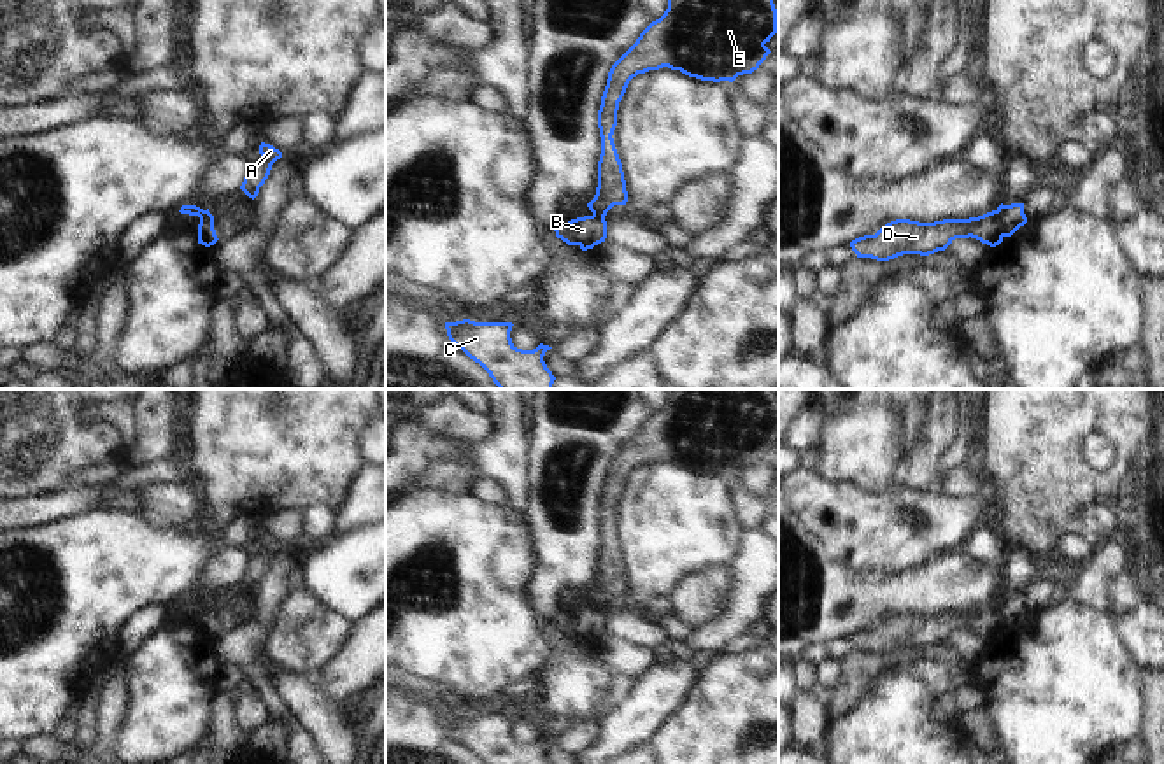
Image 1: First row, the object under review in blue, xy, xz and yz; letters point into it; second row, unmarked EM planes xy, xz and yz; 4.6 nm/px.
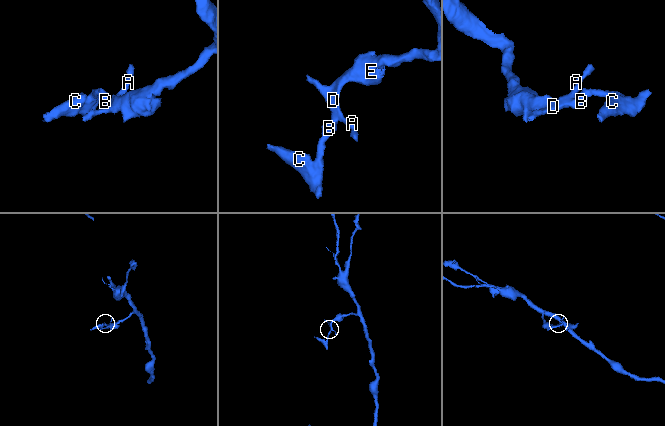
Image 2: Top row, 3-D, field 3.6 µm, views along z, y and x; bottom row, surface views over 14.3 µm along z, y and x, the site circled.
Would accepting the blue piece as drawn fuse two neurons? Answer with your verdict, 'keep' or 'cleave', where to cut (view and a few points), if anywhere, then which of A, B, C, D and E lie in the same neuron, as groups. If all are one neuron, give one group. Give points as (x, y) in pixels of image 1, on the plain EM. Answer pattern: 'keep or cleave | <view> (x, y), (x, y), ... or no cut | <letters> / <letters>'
cleave | yz (994, 603), (1003, 628) | A D E / B C

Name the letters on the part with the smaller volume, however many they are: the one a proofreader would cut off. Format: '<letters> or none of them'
B, C

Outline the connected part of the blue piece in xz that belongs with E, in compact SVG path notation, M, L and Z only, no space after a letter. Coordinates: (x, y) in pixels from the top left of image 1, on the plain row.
M668 389L668 401L652 414L636 435L612 457L598 503L601 547L598 554L598 580L587 596L593 608L605 610L614 598L626 598L628 584L619 552L614 522L619 494L633 470L668 459L701 473L729 473L752 466L771 445L764 436L777 426L773 389Z

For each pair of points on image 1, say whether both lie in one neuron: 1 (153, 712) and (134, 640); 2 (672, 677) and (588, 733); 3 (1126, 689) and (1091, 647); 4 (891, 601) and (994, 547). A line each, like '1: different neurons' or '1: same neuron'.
1: different neurons
2: different neurons
3: same neuron
4: different neurons

